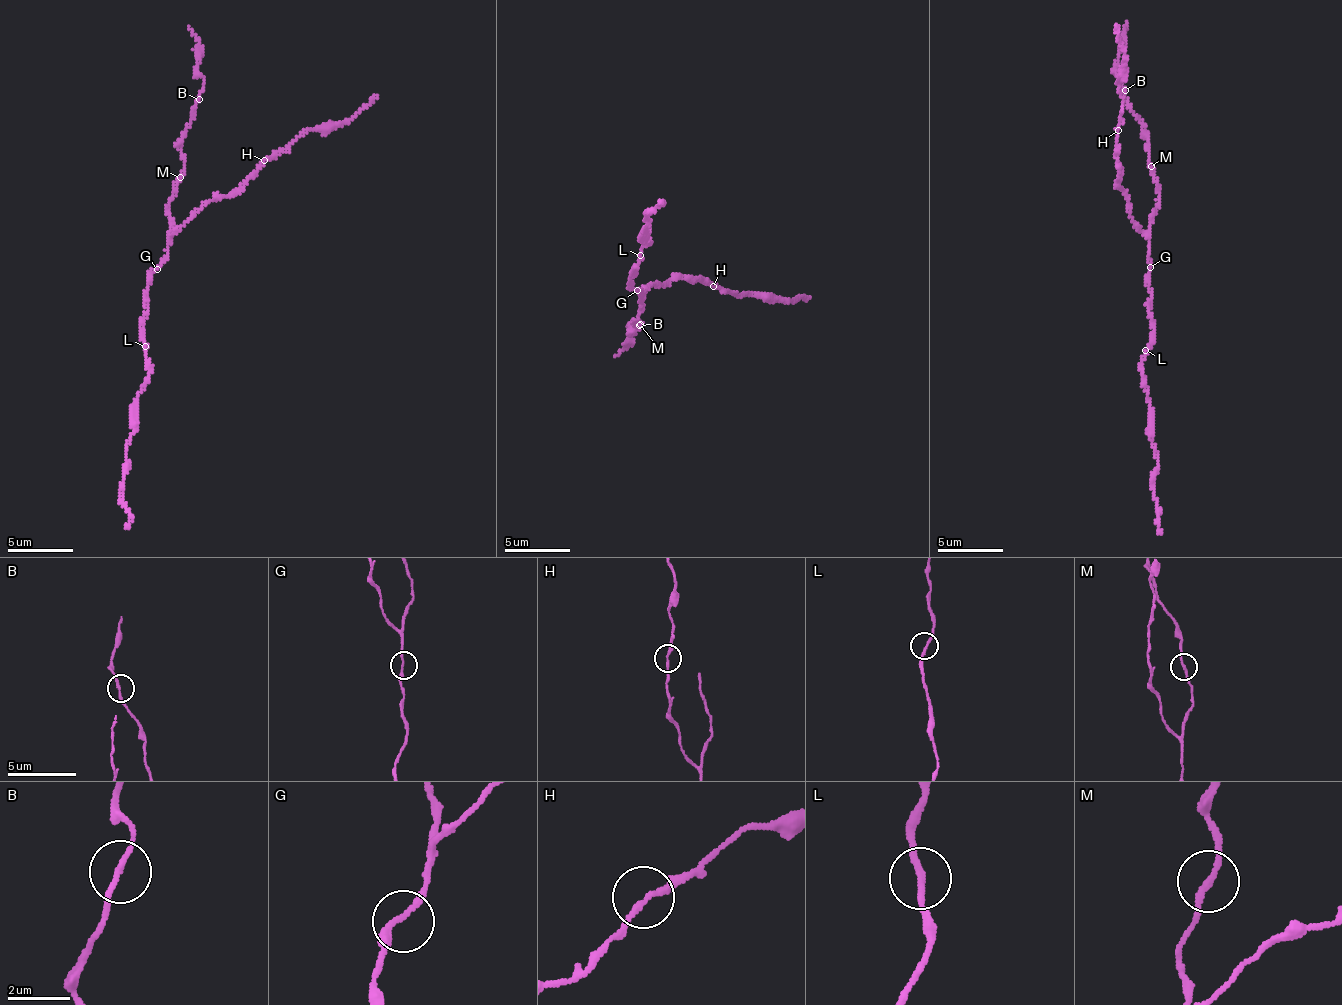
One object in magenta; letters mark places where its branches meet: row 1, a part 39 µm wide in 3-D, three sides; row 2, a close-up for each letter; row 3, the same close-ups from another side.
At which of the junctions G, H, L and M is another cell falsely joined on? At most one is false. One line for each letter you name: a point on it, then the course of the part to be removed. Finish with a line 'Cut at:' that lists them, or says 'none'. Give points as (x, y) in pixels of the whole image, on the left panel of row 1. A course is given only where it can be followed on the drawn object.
Cut at: none

